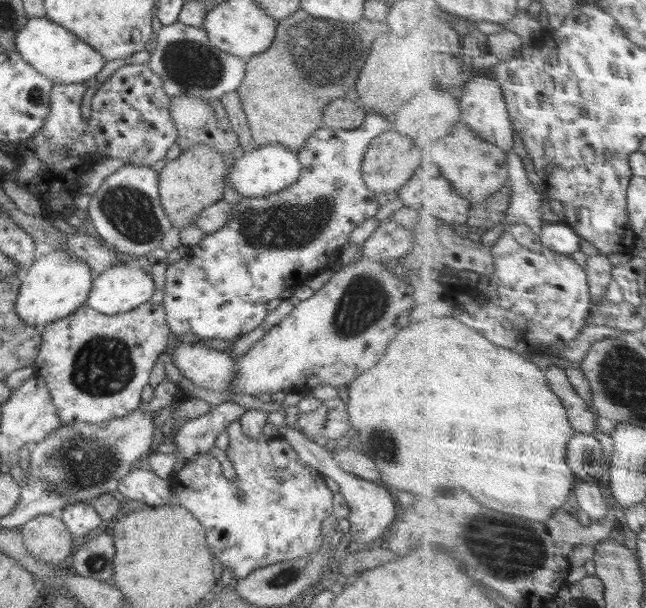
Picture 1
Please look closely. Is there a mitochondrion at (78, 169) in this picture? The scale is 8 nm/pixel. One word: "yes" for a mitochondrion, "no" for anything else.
no

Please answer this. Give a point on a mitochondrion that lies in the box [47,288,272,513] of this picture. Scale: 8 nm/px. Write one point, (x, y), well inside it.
(104, 366)

